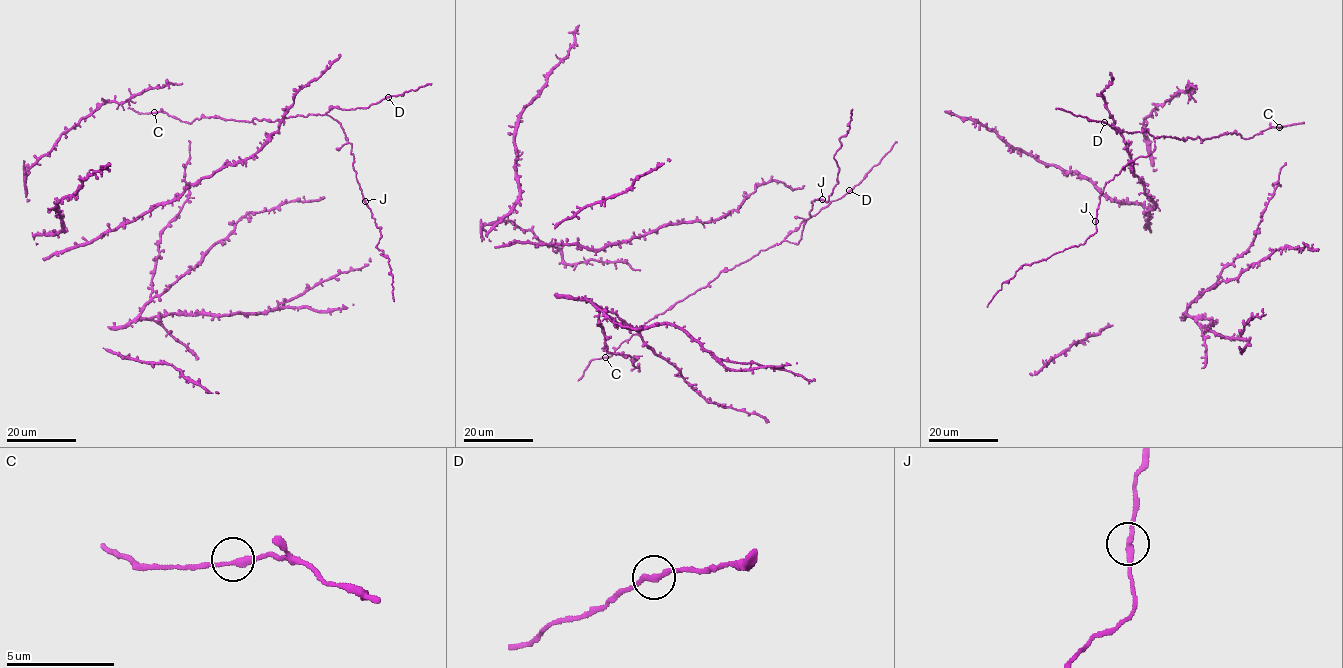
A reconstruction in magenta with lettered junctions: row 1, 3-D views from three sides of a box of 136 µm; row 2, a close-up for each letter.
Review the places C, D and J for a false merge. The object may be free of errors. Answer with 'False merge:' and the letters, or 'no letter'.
False merge: no letter

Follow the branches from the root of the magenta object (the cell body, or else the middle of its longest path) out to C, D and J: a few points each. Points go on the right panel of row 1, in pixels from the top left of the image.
C: (1184, 140), (1188, 137), (1202, 140), (1234, 132), (1245, 139), (1279, 127)
D: (1184, 140), (1171, 136), (1156, 138), (1144, 130), (1119, 132), (1104, 122)
J: (1184, 140), (1171, 136), (1153, 138), (1152, 152), (1131, 160), (1106, 183), (1095, 220)

